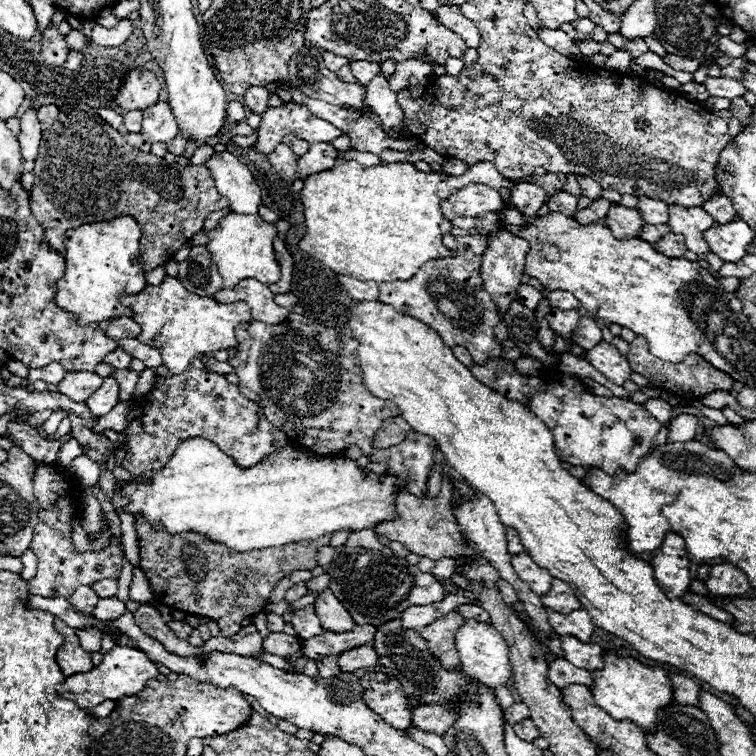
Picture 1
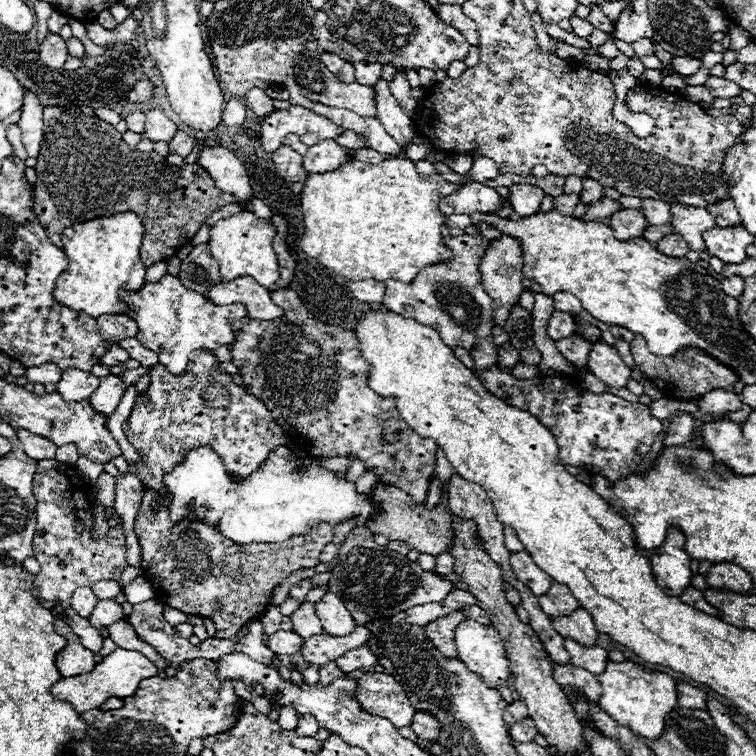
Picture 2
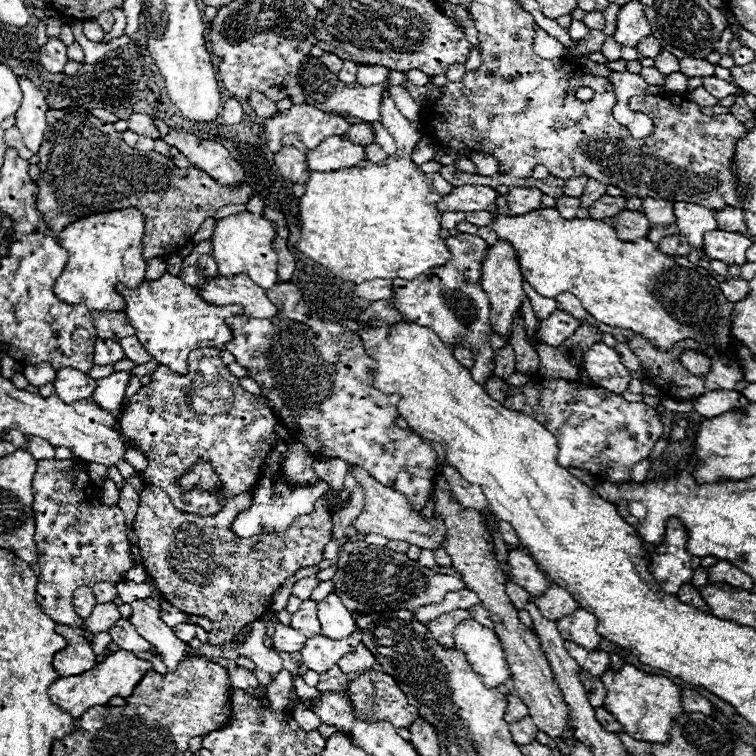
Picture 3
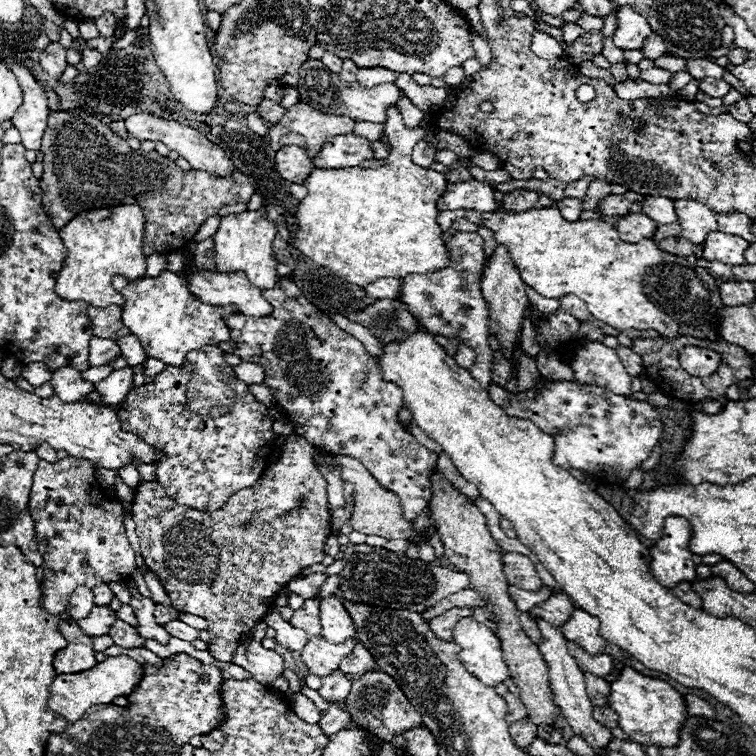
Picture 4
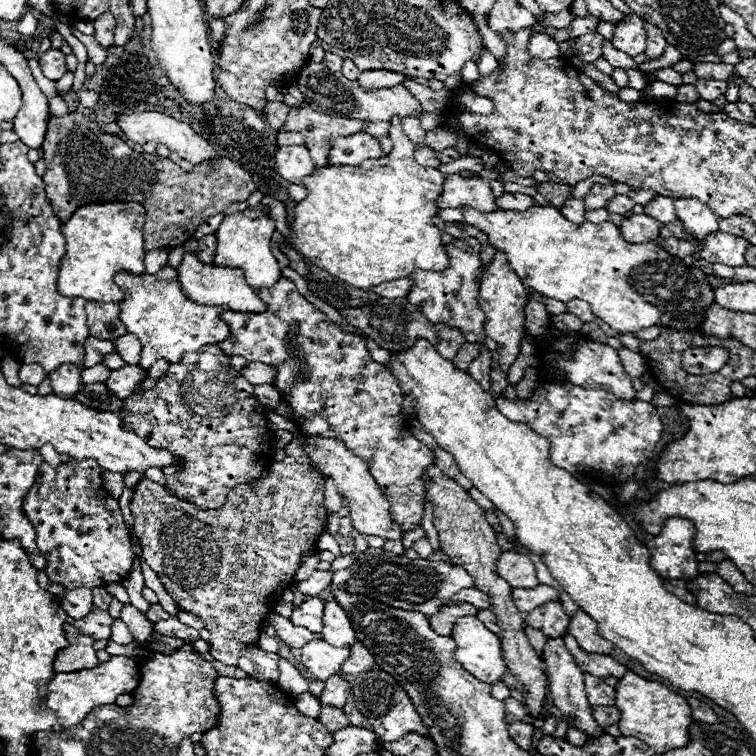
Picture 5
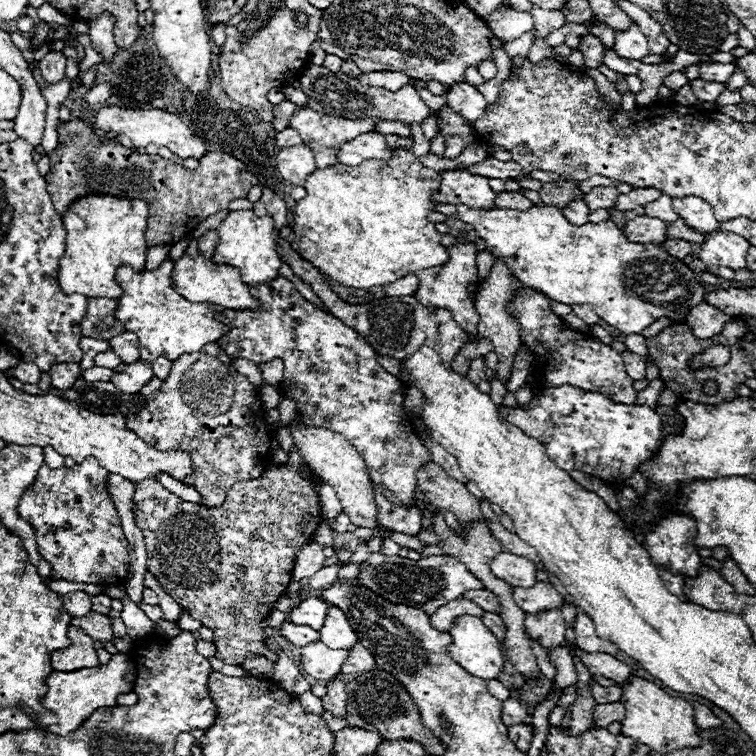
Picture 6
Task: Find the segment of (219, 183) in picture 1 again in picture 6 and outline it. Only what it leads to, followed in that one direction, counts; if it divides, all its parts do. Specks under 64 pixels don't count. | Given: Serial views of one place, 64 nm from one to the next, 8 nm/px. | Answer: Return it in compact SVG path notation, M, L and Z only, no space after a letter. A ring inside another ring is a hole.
M108 106L108 108L98 110L98 114L94 114L94 126L98 126L100 130L126 134L136 148L146 146L146 144L166 146L180 158L196 158L196 160L200 160L208 152L204 142L198 136L194 136L194 132L178 116L166 110L126 110L118 106Z

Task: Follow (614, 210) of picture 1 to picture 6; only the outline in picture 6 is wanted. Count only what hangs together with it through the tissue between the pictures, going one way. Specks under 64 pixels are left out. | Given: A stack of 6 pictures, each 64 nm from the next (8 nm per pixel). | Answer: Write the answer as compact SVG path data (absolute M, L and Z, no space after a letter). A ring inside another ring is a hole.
M636 216L622 228L630 242L662 242L666 240L666 222L648 216Z

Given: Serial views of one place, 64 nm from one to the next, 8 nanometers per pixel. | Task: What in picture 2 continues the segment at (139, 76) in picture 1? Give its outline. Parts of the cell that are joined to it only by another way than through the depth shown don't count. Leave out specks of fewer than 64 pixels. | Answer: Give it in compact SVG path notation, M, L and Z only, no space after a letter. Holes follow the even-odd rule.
M140 80L140 82L136 82L134 88L128 92L126 100L128 100L128 102L146 104L152 96L154 96L154 84L152 84L150 80Z

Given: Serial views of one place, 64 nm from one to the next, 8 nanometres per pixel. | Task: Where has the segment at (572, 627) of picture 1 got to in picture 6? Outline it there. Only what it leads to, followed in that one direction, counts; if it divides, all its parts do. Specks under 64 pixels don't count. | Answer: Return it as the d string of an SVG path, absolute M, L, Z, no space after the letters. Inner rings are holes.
M580 612L576 616L574 632L576 632L576 644L584 652L602 652L602 654L612 654L612 656L618 652L618 648L614 644L610 644L610 642L596 636L594 622L584 612Z

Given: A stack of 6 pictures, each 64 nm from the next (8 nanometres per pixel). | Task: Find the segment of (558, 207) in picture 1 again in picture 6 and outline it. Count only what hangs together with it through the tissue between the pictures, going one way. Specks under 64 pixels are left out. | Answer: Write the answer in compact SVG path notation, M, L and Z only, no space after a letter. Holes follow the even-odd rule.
M572 200L570 204L566 204L566 206L562 208L562 214L568 218L568 222L572 222L572 224L576 224L576 226L582 226L582 224L588 222L590 210L588 210L588 206L584 204L584 200Z

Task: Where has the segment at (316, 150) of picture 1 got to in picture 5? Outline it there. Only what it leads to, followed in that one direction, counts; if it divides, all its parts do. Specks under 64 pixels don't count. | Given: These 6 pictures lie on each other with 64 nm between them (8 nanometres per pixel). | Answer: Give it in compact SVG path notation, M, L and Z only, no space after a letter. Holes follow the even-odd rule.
M358 132L358 136L344 136L342 140L334 140L334 144L328 152L328 166L360 166L362 160L380 158L380 156L382 156L382 150L380 150L378 140L364 132Z

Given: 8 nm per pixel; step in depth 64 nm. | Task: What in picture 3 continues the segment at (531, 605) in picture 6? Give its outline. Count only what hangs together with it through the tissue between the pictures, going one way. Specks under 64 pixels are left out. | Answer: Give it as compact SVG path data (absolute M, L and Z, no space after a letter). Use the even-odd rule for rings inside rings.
M512 582L506 584L506 594L508 594L508 598L512 600L512 604L514 604L518 610L524 608L524 604L526 604L528 598L530 598L530 594L528 594L524 588L520 588L520 586L512 584Z

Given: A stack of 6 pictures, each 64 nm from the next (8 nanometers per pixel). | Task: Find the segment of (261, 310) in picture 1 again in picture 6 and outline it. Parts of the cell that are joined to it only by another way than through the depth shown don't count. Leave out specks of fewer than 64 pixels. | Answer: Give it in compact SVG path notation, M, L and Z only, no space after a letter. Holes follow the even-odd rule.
M194 238L188 242L188 248L184 250L182 258L176 262L172 282L174 282L176 290L190 302L220 304L230 310L246 310L246 308L258 306L258 300L254 300L254 296L250 294L250 288L242 282L238 268L226 266L226 264L214 264L212 260L206 260L204 256L200 256Z

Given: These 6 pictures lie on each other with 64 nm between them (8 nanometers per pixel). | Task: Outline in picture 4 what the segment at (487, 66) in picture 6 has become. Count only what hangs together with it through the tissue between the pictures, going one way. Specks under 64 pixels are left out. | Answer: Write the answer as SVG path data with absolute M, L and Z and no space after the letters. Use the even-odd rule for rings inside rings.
M472 28L472 45L475 50L475 57L482 67L488 66L492 60L492 52L488 44L477 34L476 30Z

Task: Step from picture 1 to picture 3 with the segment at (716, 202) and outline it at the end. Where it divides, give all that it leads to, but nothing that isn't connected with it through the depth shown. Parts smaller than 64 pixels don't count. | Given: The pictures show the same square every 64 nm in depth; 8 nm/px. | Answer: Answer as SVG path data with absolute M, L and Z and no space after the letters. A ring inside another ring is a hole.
M726 206L726 208L720 208L720 210L714 210L714 216L716 216L716 222L718 222L718 230L748 234L740 208Z

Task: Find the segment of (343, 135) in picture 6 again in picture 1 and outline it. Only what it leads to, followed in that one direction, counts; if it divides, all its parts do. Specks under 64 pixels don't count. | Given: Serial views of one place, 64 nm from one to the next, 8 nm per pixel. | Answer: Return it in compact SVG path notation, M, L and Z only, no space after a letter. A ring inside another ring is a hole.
M288 102L278 108L270 106L262 114L254 148L262 154L270 154L288 134L294 134L306 140L308 144L316 144L316 142L330 142L342 136L344 132L332 126L330 122L316 118L304 104Z

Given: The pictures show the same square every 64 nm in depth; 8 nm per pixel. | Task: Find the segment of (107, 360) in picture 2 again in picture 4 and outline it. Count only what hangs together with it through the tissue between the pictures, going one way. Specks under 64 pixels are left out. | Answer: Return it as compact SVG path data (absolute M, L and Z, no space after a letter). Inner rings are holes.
M96 336L90 340L90 366L110 364L116 356L120 356L120 348L114 340L98 340Z

